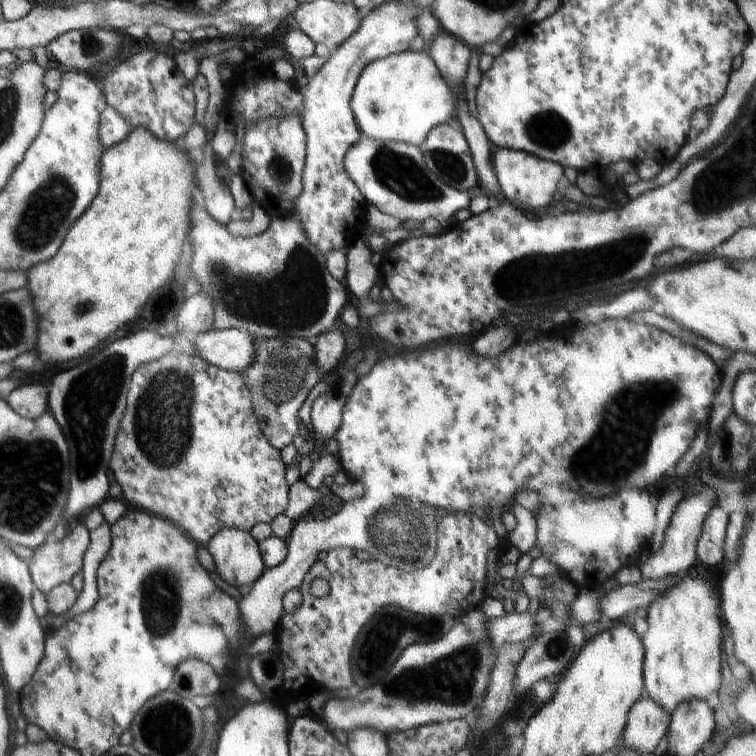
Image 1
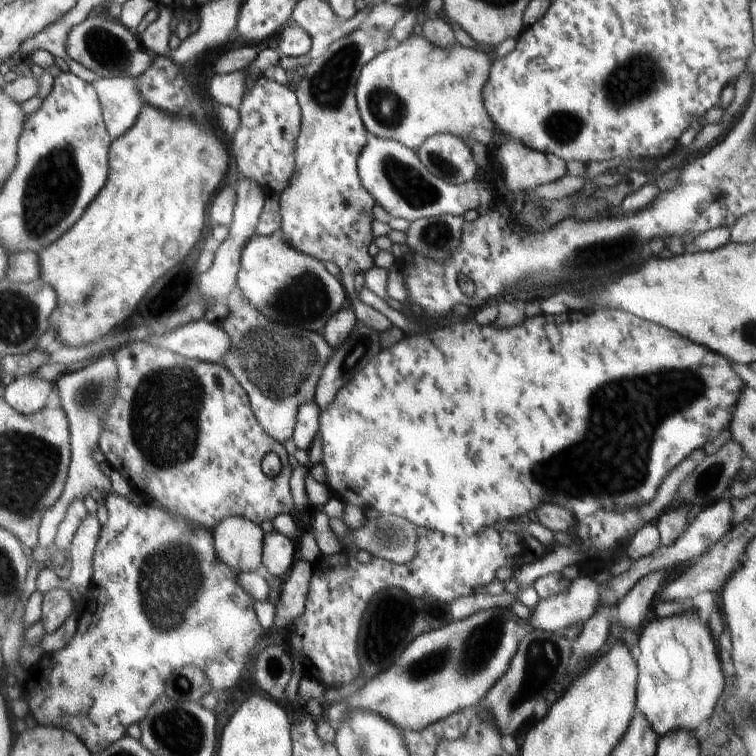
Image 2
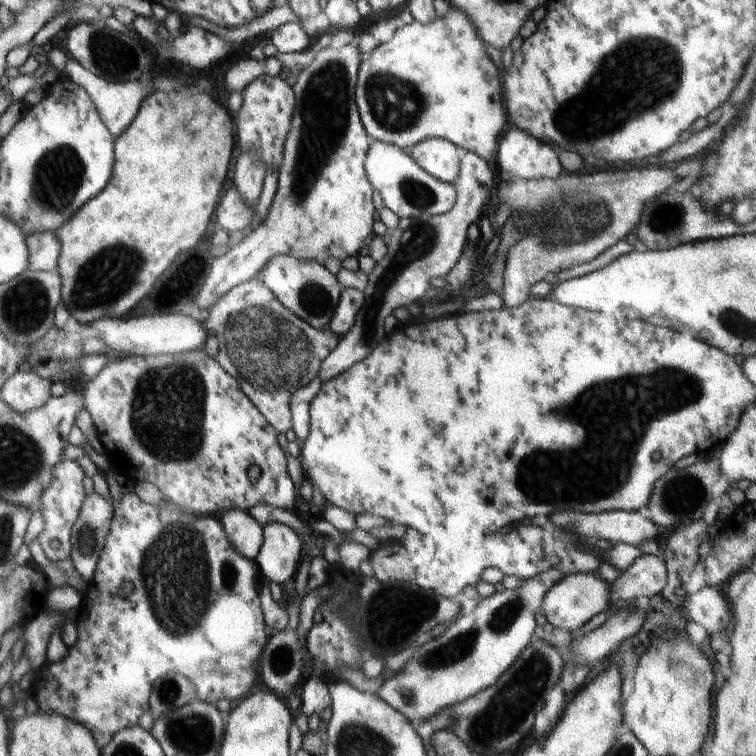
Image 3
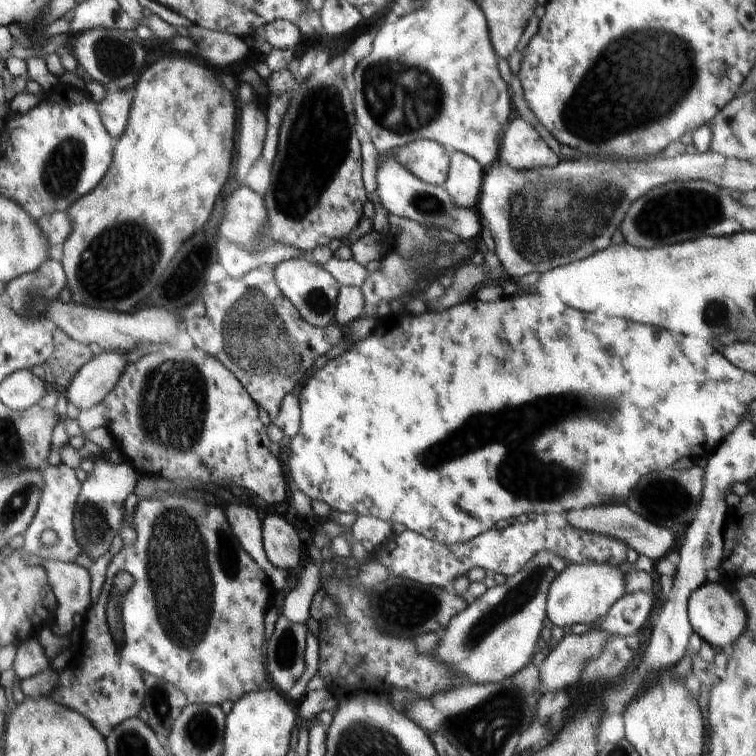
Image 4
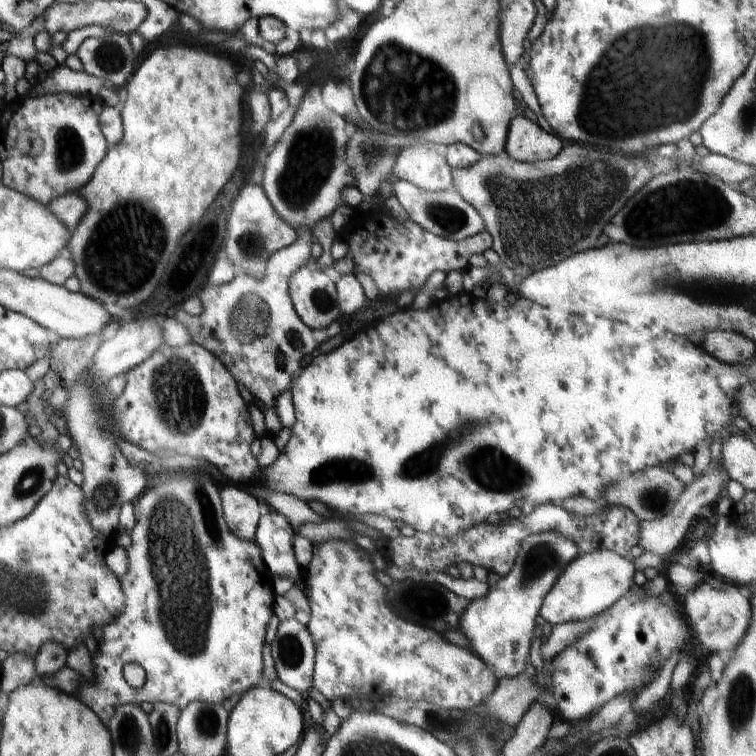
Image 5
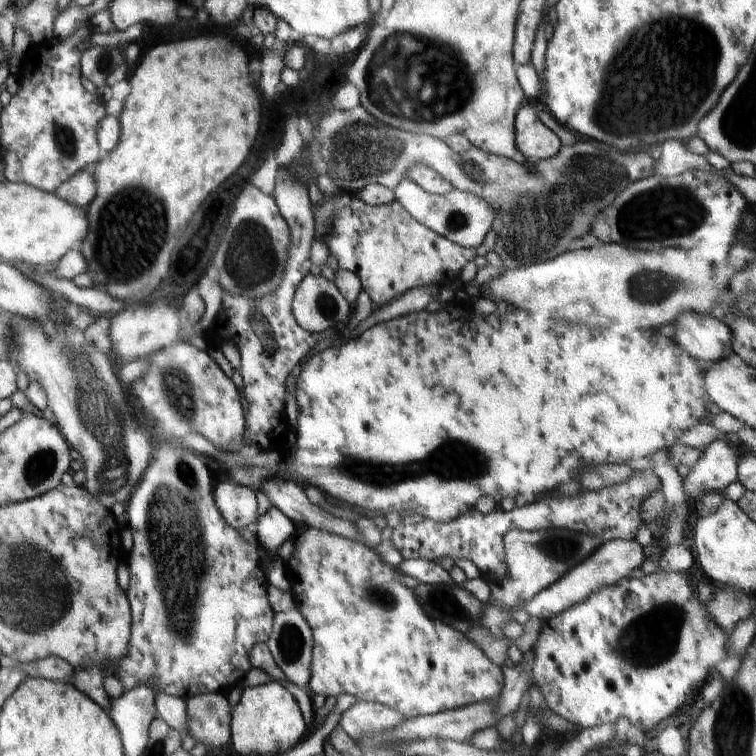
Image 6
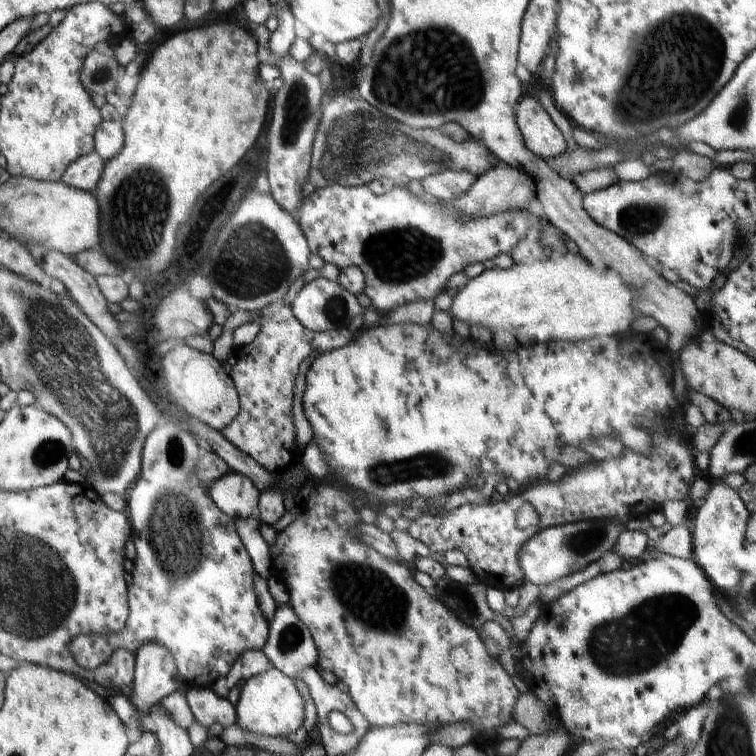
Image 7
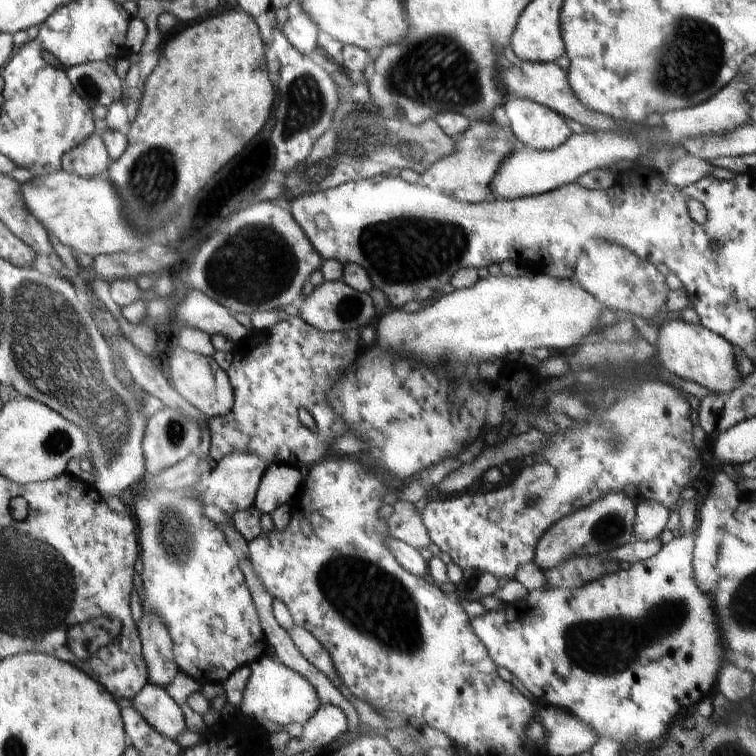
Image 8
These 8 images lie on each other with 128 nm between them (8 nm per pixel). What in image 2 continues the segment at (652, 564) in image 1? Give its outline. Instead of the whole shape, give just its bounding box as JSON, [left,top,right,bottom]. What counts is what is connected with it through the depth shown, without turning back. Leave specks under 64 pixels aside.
[617,570,665,628]

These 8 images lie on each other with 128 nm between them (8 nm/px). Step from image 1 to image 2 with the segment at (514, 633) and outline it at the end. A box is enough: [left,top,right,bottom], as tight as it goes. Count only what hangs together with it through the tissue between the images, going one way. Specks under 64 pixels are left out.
[528,575,600,630]

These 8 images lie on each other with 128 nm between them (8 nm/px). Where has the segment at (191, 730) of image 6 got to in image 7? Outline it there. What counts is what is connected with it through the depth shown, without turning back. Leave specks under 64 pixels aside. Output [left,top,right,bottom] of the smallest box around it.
[185,688,238,729]

